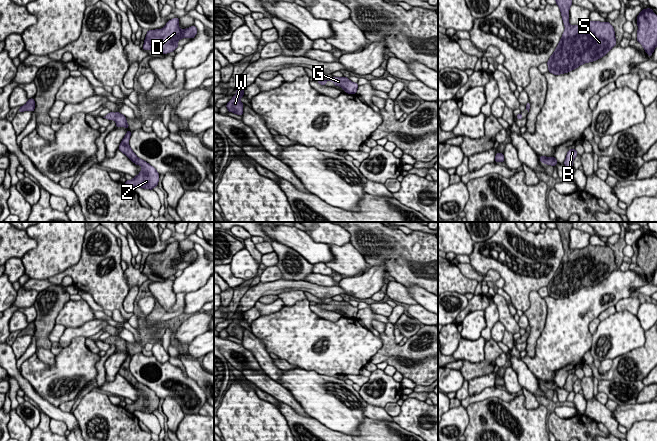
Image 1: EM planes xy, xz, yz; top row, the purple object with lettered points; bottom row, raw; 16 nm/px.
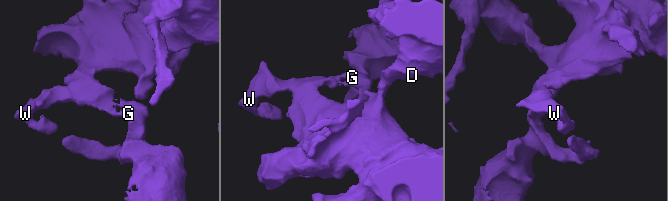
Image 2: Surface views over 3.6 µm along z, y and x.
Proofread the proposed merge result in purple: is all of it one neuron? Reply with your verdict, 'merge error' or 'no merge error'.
no merge error

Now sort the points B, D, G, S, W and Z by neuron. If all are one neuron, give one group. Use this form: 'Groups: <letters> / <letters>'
Groups: B D G S W Z

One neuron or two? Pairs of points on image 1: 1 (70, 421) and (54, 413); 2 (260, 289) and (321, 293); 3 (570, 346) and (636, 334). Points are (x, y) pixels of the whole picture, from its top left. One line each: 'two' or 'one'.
1: one
2: one
3: two

